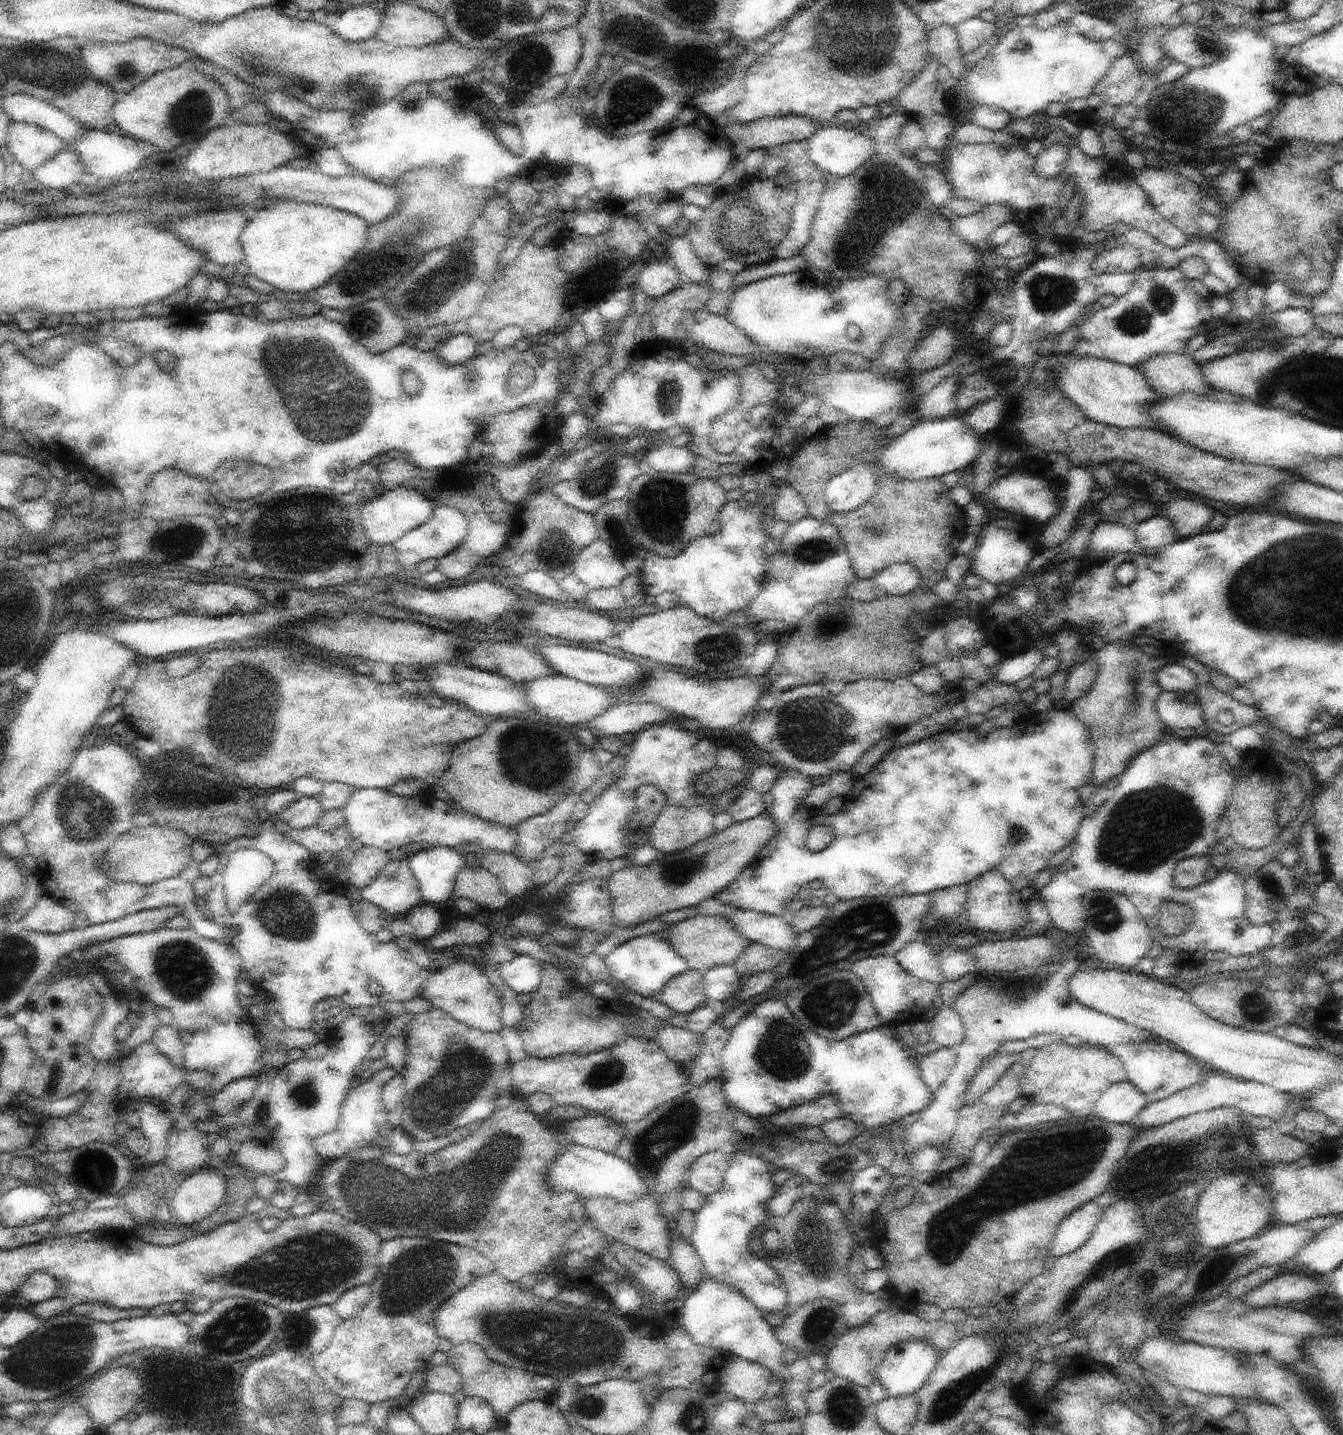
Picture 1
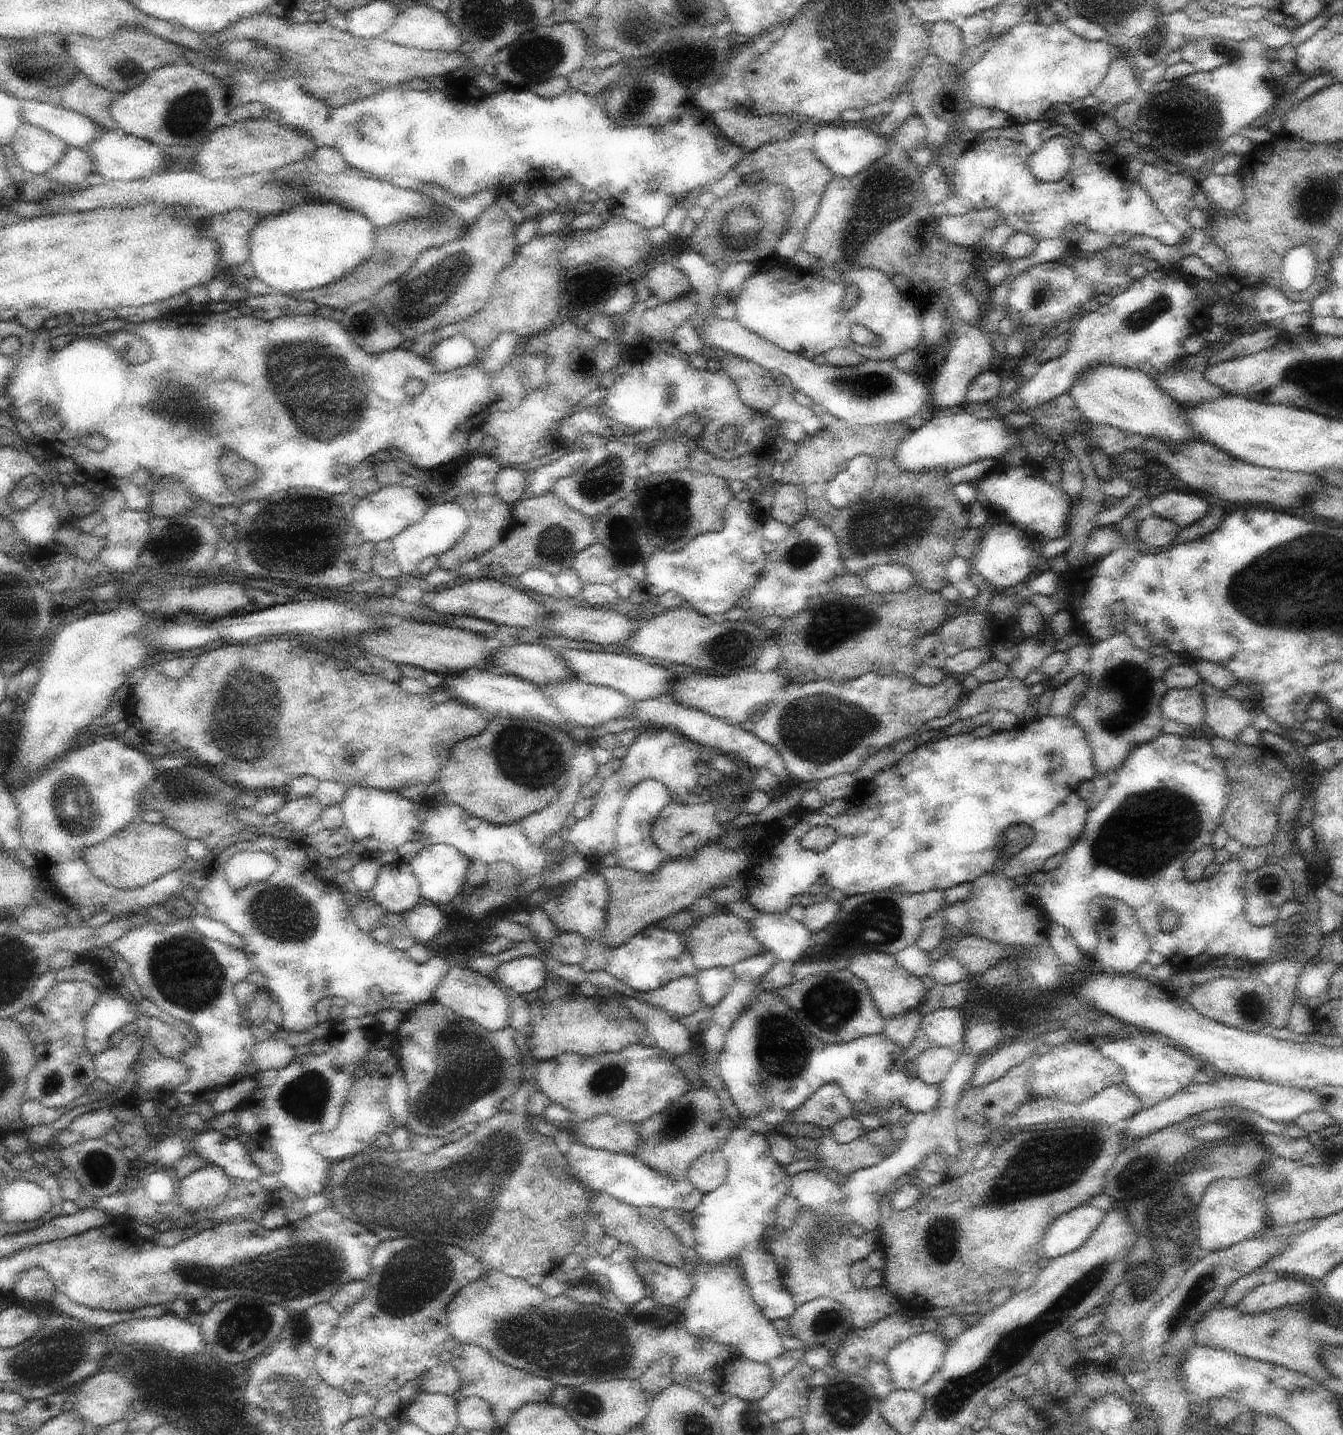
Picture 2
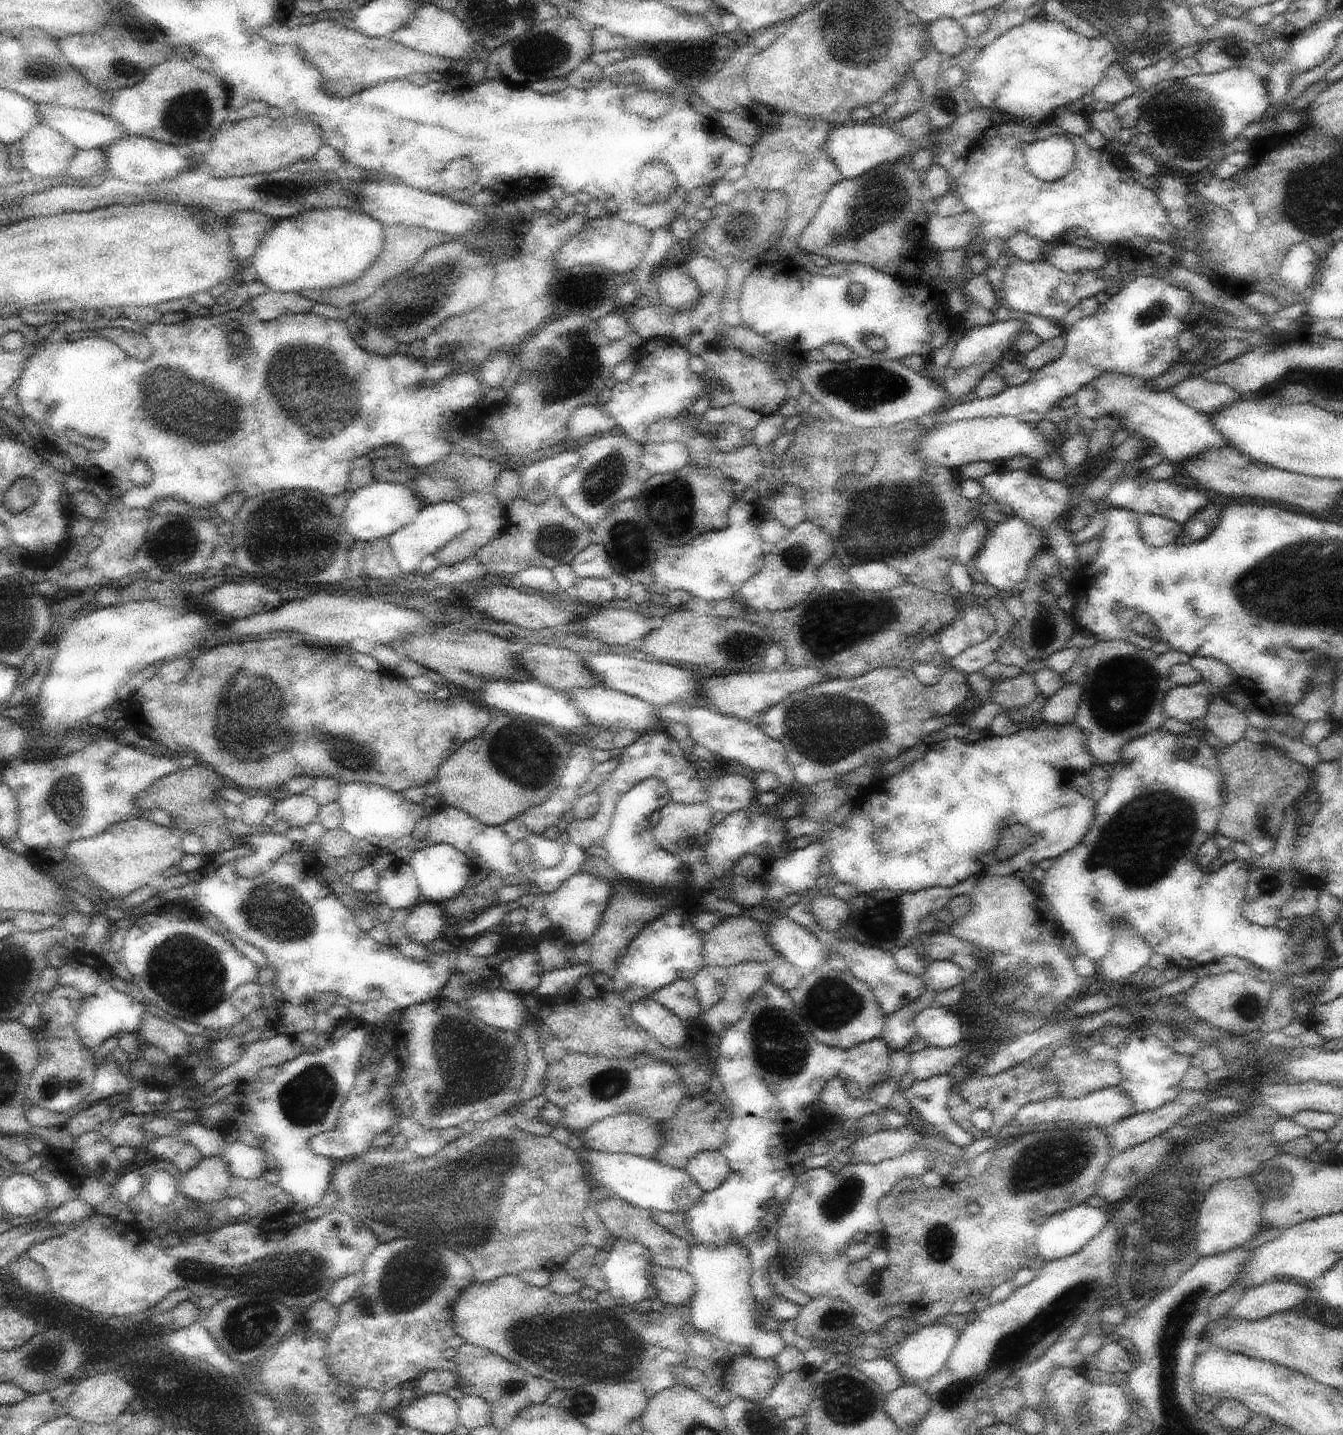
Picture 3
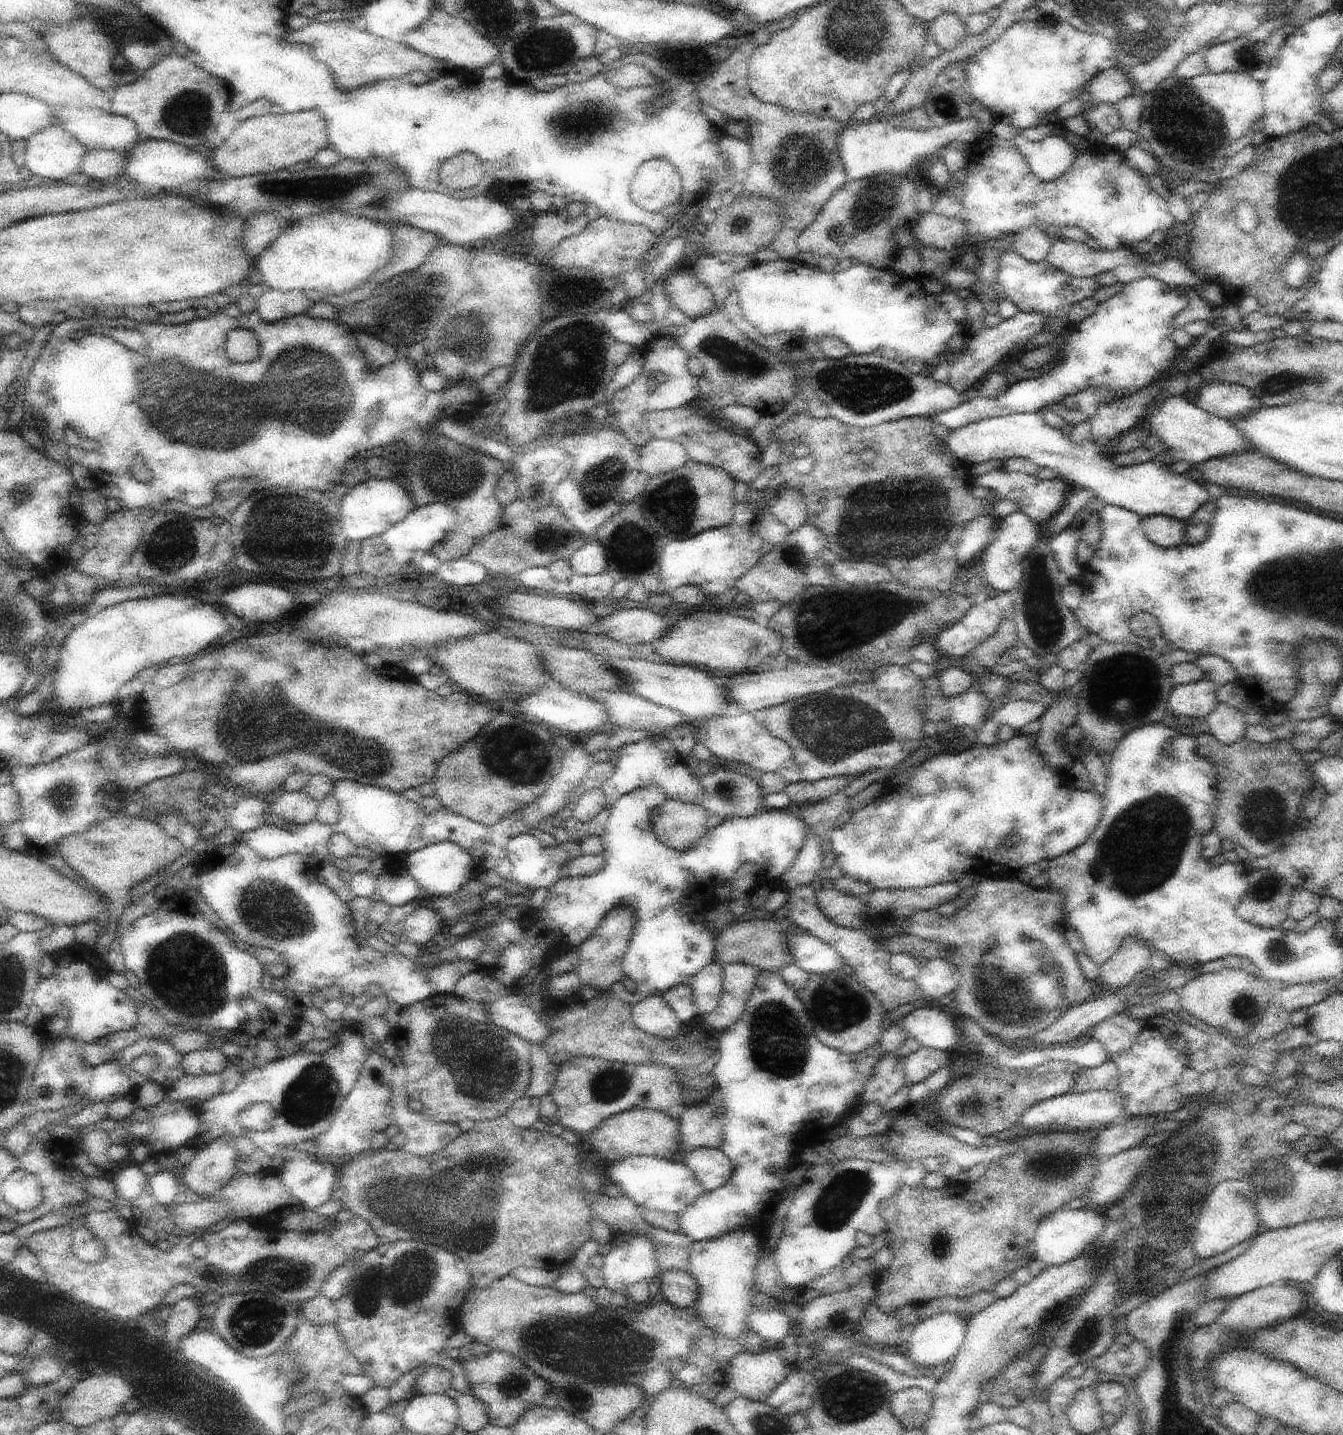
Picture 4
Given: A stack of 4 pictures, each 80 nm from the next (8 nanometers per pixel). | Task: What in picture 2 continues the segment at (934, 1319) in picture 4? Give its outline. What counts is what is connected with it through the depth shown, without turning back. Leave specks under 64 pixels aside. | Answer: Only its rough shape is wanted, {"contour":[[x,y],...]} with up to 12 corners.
{"contour":[[914,1334],[885,1362],[894,1389],[921,1390],[942,1368],[950,1342]]}

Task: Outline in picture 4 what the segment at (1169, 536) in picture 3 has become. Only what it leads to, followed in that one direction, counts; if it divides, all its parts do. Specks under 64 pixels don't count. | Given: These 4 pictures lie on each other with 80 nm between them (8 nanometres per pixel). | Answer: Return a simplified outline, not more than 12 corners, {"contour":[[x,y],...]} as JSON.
{"contour":[[1171,516],[1142,517],[1146,538],[1178,546],[1186,523]]}

